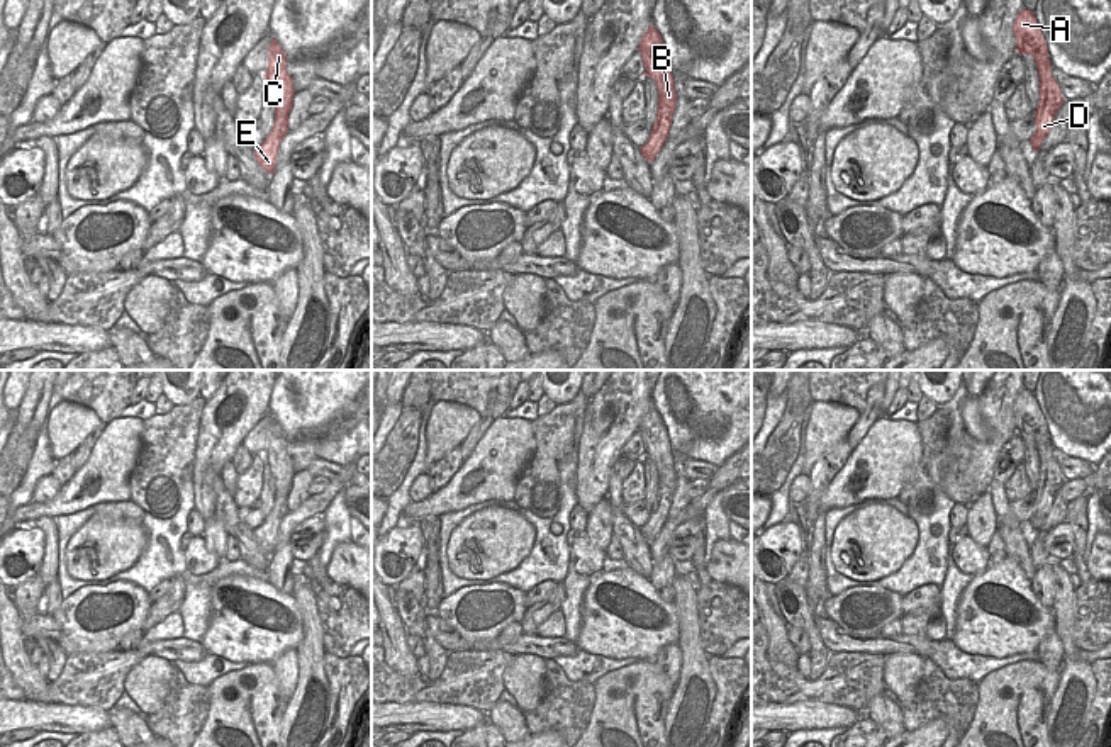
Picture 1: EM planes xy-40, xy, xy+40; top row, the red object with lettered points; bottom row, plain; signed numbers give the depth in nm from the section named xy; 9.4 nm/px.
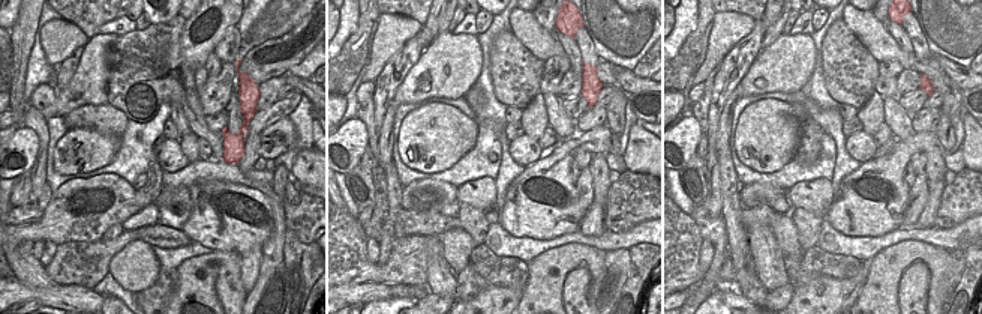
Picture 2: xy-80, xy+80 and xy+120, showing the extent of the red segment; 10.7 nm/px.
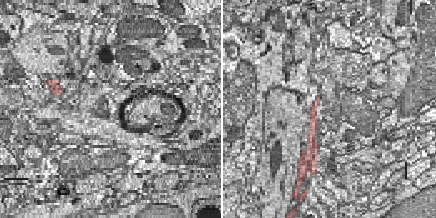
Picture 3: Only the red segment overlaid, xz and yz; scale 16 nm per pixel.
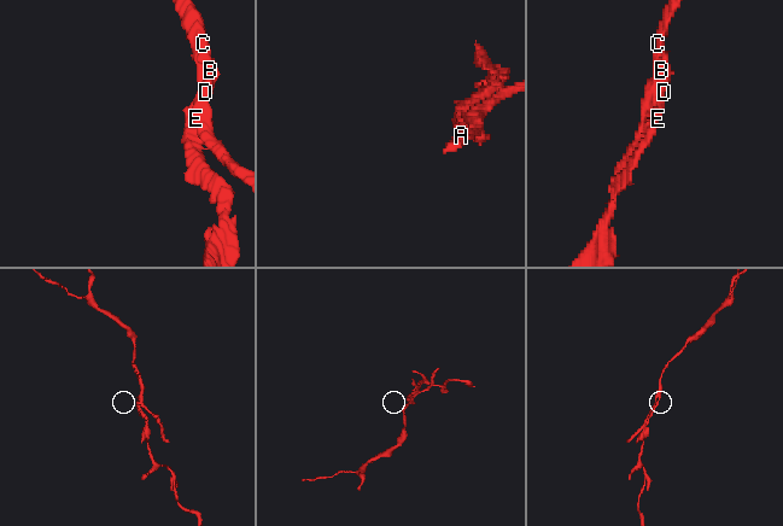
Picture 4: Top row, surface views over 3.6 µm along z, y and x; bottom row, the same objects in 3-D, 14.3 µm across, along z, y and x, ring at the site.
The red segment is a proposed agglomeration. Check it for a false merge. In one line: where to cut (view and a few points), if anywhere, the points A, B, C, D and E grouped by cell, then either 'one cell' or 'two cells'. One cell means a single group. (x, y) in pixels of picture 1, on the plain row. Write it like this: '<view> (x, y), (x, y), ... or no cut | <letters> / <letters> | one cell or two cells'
xy+40 (1038, 483), (1047, 489), (1059, 489) | A B C / D E | two cells

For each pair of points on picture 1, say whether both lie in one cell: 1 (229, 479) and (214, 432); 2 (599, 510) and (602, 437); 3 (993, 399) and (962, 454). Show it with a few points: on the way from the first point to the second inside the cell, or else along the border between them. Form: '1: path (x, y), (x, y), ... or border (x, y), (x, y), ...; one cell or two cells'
1: border (231, 459), (219, 472); two cells
2: border (604, 498), (587, 511); two cells
3: path (998, 418), (998, 438), (981, 454); one cell

